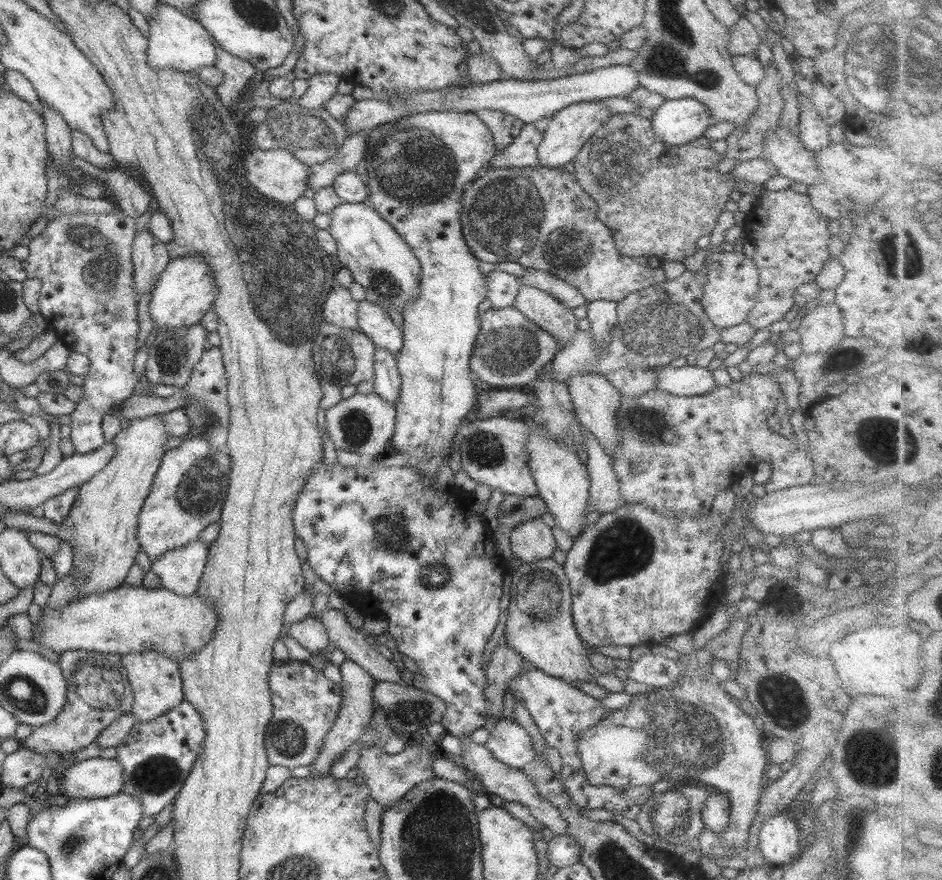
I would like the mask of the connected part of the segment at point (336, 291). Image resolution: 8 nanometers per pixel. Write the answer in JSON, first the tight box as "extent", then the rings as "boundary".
{"extent":[323,280,359,330],"boundary":[[[334,280],[323,306],[325,321],[343,329],[359,330],[358,307],[359,303],[352,298],[351,292]]]}

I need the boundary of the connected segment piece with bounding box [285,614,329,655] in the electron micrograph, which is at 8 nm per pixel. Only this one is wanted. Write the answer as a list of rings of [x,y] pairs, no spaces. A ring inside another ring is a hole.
[[[312,614],[300,622],[287,626],[285,633],[295,638],[302,648],[306,648],[313,655],[328,646],[327,628],[323,625],[320,617],[314,617]]]

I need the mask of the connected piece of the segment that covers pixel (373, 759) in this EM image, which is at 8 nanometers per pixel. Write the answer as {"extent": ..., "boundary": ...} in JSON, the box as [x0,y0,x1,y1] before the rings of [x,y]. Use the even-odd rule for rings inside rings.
{"extent":[355,722,447,810],"boundary":[[[435,722],[427,728],[430,739],[420,745],[407,745],[402,752],[397,754],[388,754],[384,751],[383,746],[379,745],[362,745],[359,748],[359,757],[355,762],[355,768],[362,772],[362,781],[368,787],[371,796],[383,806],[383,810],[402,798],[407,790],[424,779],[434,776],[432,763],[436,756],[442,754],[438,743],[447,734],[447,730],[441,722]]]}

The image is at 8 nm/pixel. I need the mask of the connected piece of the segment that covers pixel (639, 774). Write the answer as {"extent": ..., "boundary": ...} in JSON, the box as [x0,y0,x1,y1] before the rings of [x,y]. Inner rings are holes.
{"extent":[576,657,771,856],"boundary":[[[720,657],[710,658],[709,664],[705,667],[706,675],[704,676],[702,673],[688,671],[685,664],[683,664],[684,671],[681,672],[680,680],[682,681],[682,684],[680,686],[678,685],[672,689],[660,687],[659,690],[634,695],[631,705],[623,707],[622,709],[609,711],[609,713],[598,724],[596,724],[596,726],[588,727],[579,734],[576,750],[581,762],[581,770],[583,770],[586,780],[588,780],[592,786],[595,786],[595,788],[597,786],[603,786],[604,788],[613,786],[625,789],[626,787],[638,785],[652,785],[652,791],[657,793],[665,792],[675,786],[675,784],[706,784],[706,786],[713,787],[716,792],[724,793],[729,798],[729,809],[731,810],[731,813],[728,828],[719,832],[717,835],[720,837],[720,842],[726,848],[731,848],[732,850],[735,850],[735,852],[740,852],[740,854],[744,856],[748,850],[748,832],[750,832],[752,820],[754,820],[754,817],[757,815],[756,810],[759,806],[759,798],[763,793],[762,776],[764,776],[764,773],[769,768],[768,766],[771,761],[769,754],[767,753],[767,748],[765,747],[767,739],[765,733],[756,728],[752,717],[738,709],[738,700],[736,697],[730,696],[719,688],[718,684],[720,683],[720,680],[711,673],[711,661],[719,658]]]}

